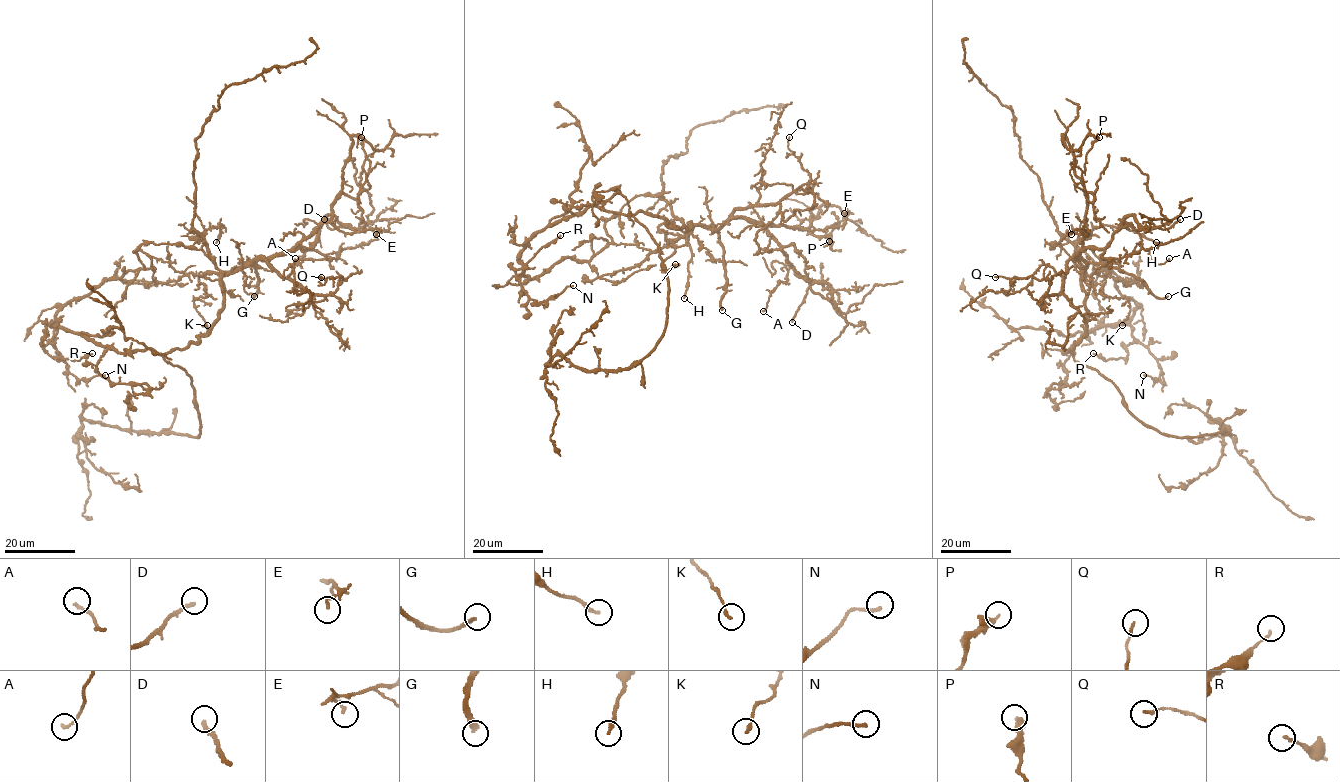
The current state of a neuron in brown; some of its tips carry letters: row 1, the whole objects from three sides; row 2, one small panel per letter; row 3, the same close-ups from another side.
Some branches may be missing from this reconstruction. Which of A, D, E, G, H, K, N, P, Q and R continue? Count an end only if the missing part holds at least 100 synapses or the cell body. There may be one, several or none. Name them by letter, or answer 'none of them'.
G

